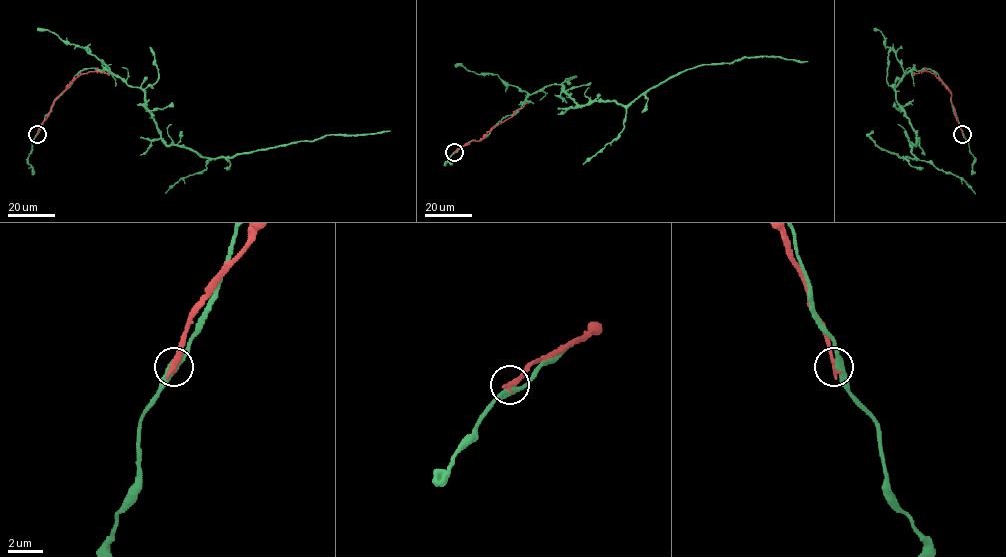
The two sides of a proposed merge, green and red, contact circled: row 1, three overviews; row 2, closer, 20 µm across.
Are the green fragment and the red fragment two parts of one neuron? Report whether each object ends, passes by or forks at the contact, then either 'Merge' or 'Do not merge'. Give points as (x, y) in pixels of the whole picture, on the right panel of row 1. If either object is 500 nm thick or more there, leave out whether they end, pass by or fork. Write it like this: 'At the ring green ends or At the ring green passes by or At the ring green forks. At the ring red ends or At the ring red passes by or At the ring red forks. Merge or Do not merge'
At the ring green passes by. At the ring red ends. Do not merge

